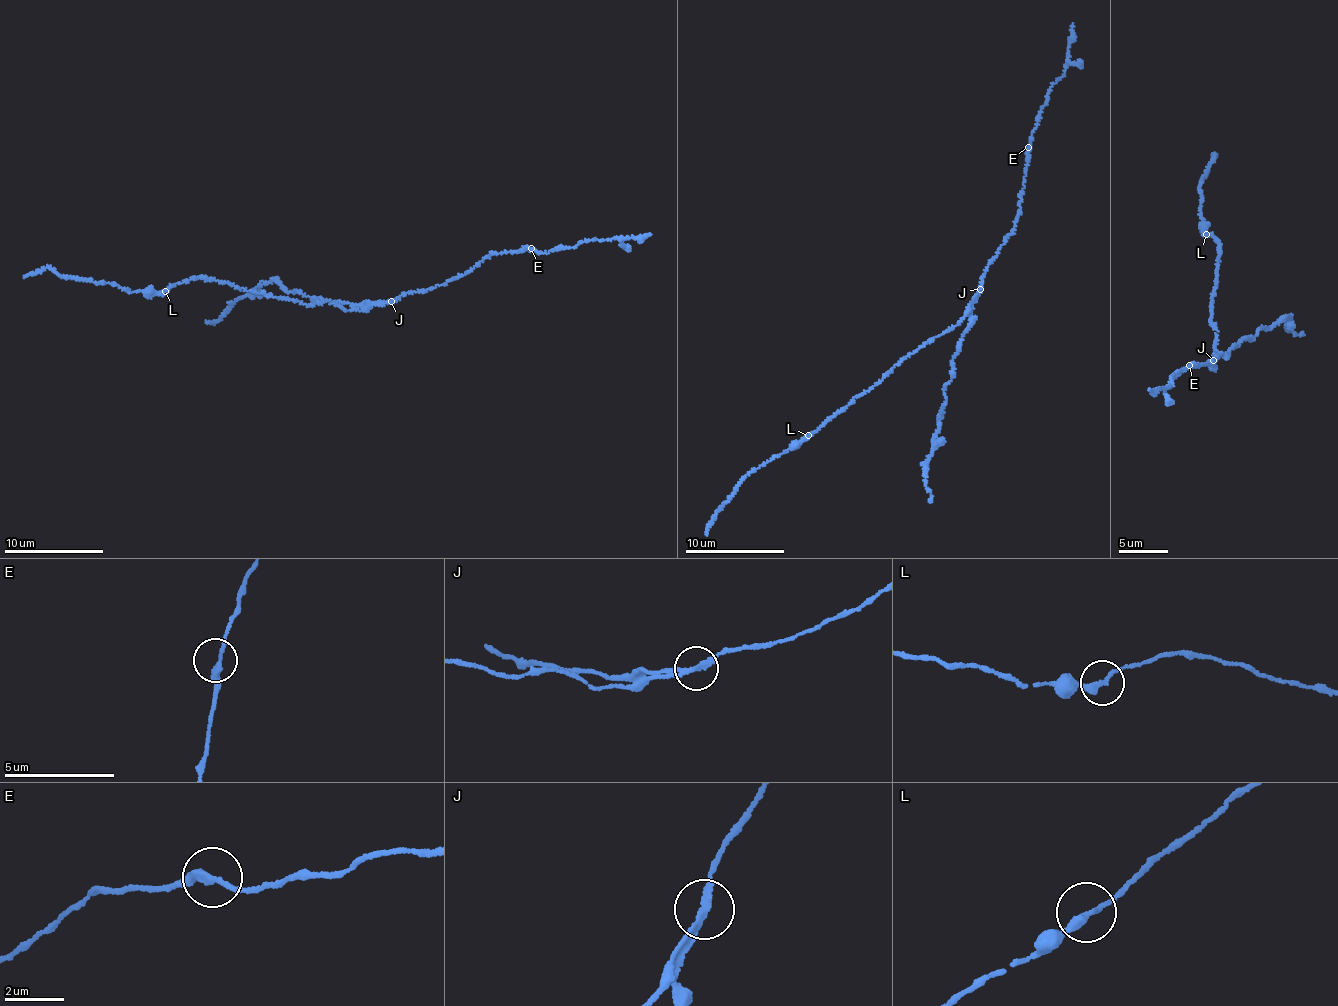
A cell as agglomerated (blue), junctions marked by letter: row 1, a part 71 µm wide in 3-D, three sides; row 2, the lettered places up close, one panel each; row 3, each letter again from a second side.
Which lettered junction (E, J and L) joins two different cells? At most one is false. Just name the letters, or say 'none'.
J

